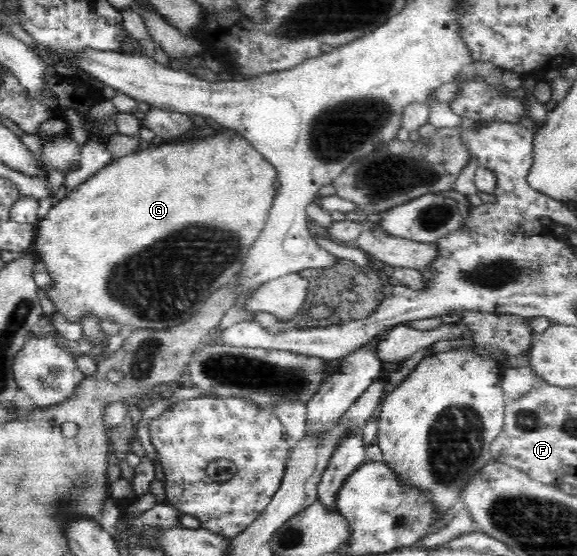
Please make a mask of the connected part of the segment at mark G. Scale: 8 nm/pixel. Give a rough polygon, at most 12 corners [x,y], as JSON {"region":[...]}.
{"region":[[229,128],[117,158],[34,225],[56,313],[186,323],[278,170]]}

